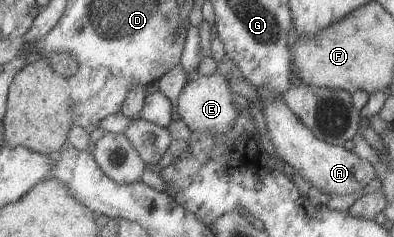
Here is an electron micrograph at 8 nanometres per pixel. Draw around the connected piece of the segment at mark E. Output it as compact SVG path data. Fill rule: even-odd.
M207 67L194 81L184 84L177 98L176 111L180 115L179 119L191 132L211 131L214 135L226 133L239 114L231 96L232 92L226 78L213 73Z

